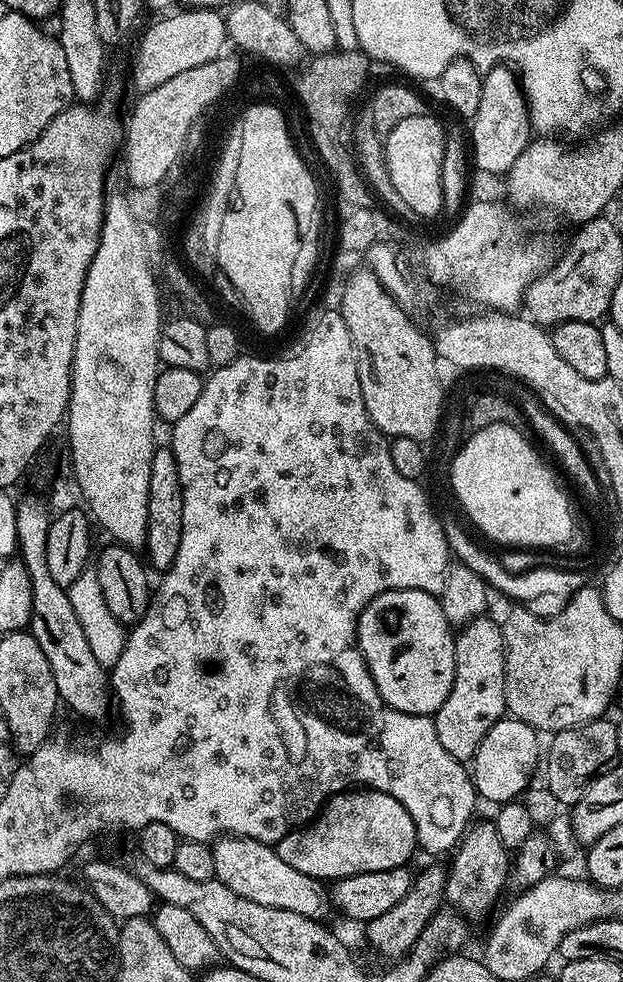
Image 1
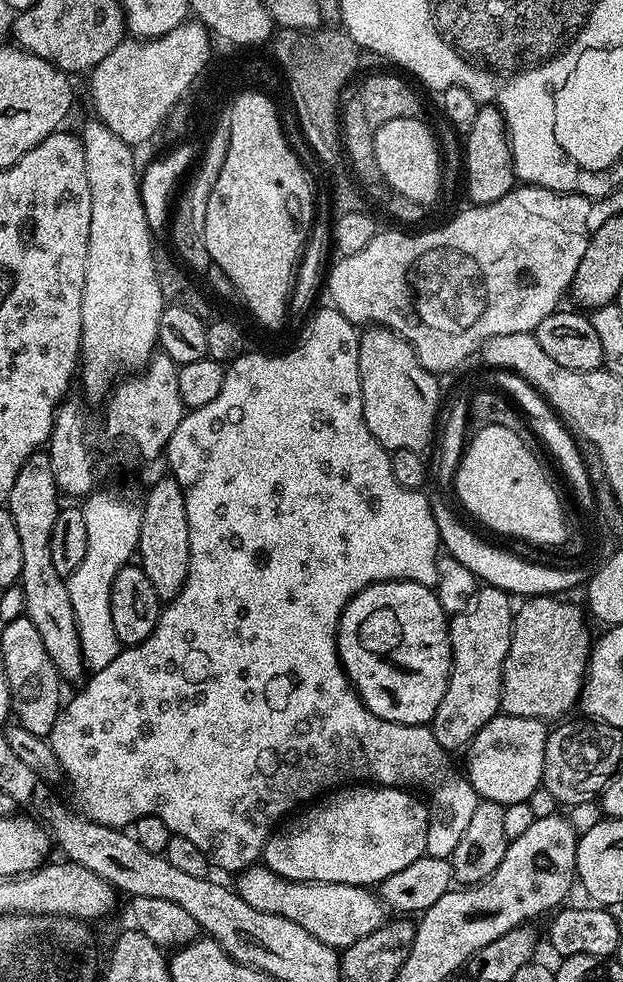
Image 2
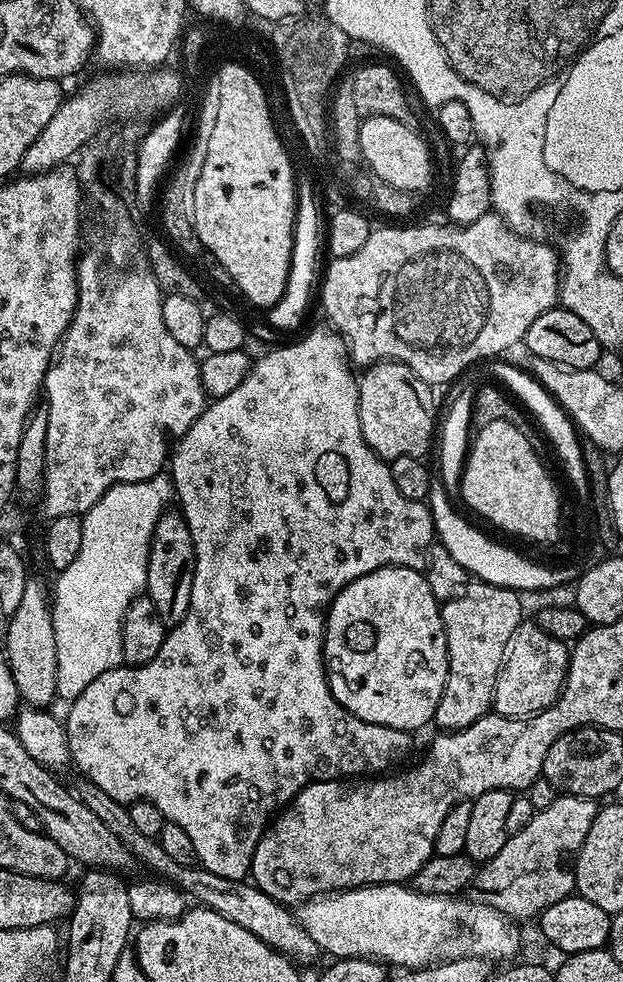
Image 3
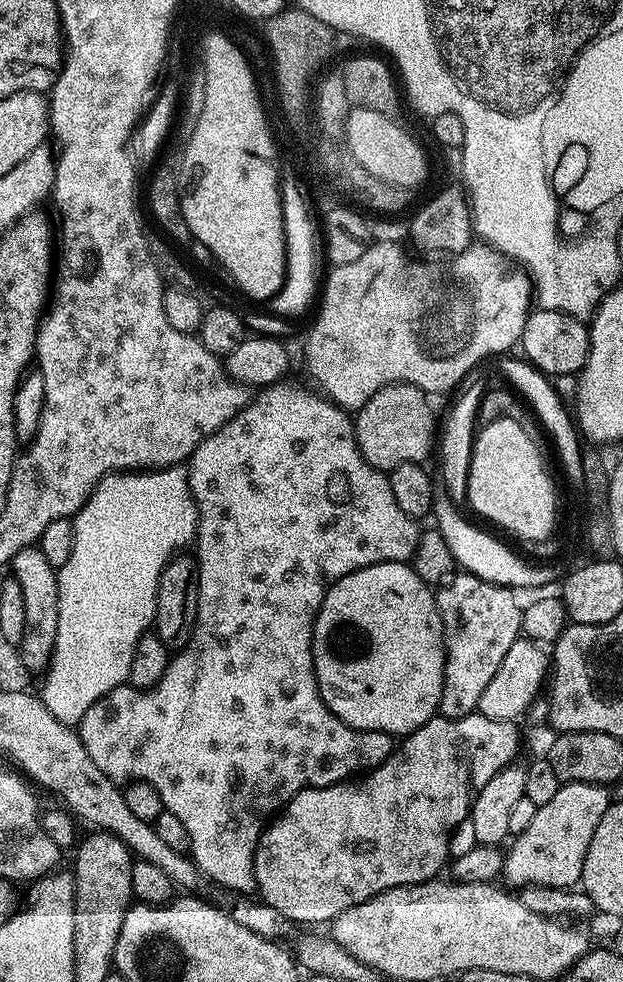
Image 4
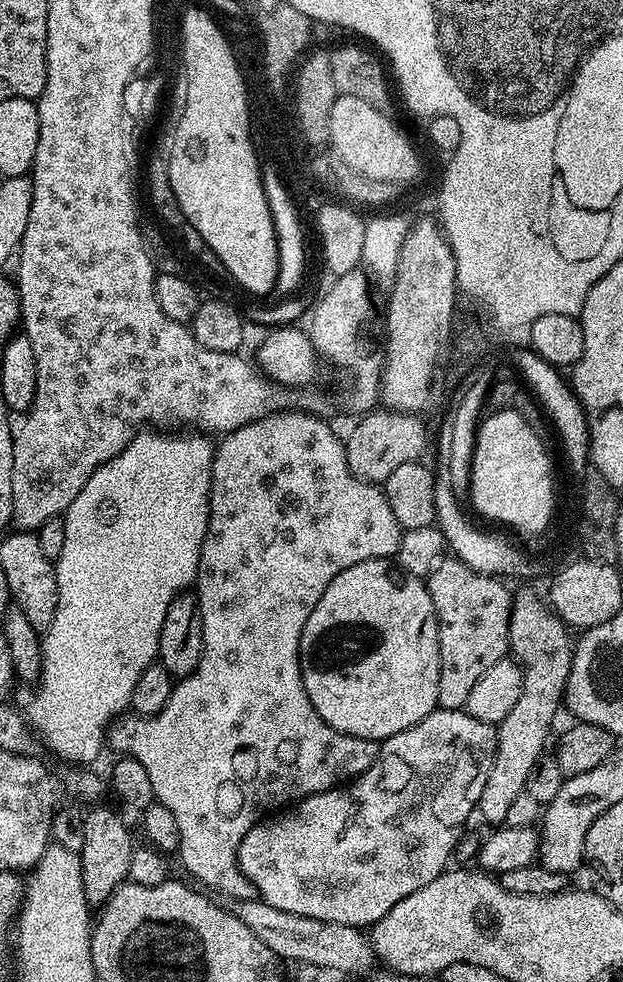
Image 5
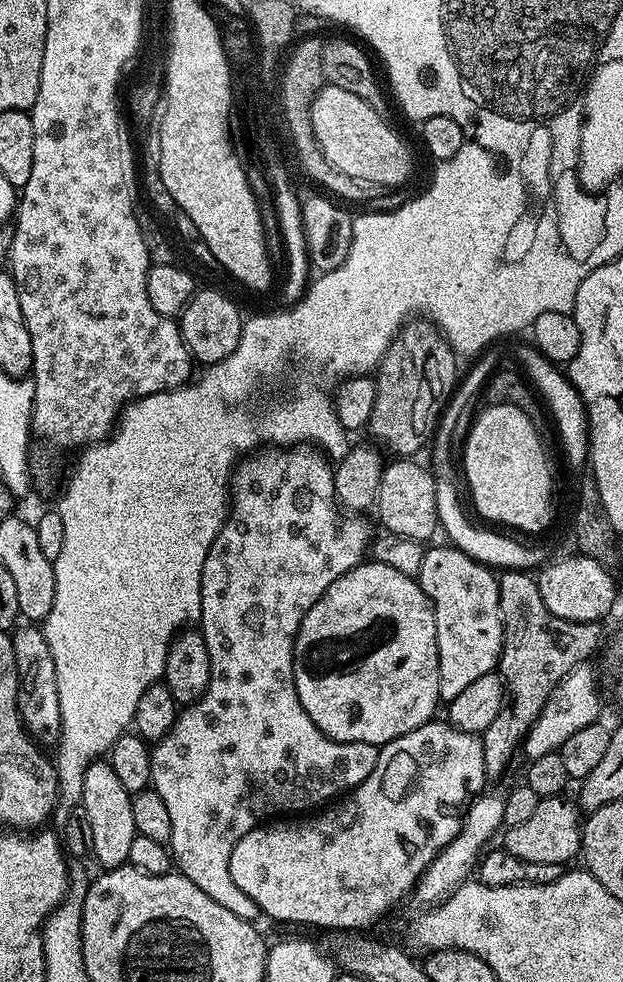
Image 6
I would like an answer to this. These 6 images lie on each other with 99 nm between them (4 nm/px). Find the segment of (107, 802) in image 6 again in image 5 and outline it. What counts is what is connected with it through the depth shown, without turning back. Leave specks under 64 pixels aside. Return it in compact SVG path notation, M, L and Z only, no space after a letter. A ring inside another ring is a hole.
M92 806L87 809L84 817L85 837L80 850L82 862L82 880L86 890L86 898L89 905L103 906L116 893L121 884L128 880L130 870L130 858L134 841L128 824L112 808L100 808L104 806Z

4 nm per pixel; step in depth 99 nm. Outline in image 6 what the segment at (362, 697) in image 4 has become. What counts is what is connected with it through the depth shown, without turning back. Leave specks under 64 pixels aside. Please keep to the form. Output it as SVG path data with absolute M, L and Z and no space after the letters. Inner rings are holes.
M365 562L354 566L342 578L330 582L326 594L310 606L306 618L302 618L302 626L296 635L294 642L294 686L298 690L298 702L306 714L330 738L338 742L362 742L363 744L374 744L383 746L389 744L394 738L402 734L410 734L410 730L418 730L418 726L427 724L429 720L437 715L436 704L441 703L438 694L438 642L436 641L436 623L434 622L434 610L432 601L420 588L419 579L402 574L394 570L394 566L382 566L375 562Z

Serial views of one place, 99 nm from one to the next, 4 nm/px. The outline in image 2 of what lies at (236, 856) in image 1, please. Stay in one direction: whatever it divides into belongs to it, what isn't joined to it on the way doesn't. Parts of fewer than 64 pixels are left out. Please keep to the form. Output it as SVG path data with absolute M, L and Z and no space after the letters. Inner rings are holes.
M263 866L245 868L235 877L234 890L246 902L246 906L254 906L254 910L262 910L266 914L278 914L282 918L290 918L290 922L298 922L302 930L314 934L318 942L326 942L326 946L337 950L350 947L358 938L366 938L374 930L378 930L386 923L386 905L375 891L358 884L335 884L334 882L298 882L287 880L271 872Z

